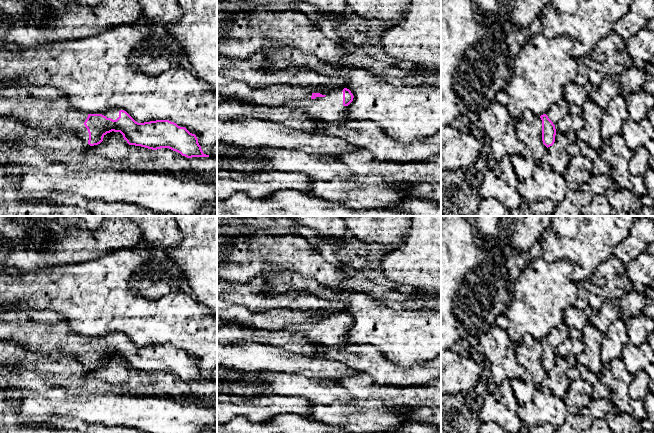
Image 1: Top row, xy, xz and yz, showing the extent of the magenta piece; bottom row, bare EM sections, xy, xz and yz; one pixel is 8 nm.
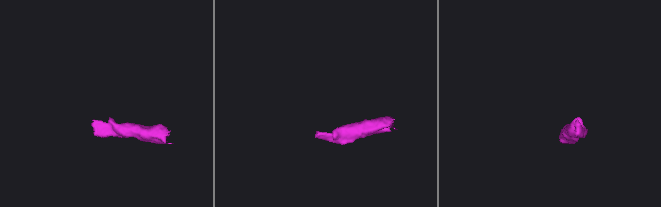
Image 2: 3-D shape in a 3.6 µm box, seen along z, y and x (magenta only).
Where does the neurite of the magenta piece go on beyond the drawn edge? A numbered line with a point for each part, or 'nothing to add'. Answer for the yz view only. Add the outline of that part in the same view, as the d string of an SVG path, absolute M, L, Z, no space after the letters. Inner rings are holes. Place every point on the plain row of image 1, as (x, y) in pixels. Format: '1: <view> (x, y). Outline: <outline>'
nothing to add

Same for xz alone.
1: xz (232, 313). Outline: M217 297L217 321L238 324L261 330L274 330L276 326L287 327L290 324L309 325L312 317L300 310L272 308L254 312L247 307L227 302Z

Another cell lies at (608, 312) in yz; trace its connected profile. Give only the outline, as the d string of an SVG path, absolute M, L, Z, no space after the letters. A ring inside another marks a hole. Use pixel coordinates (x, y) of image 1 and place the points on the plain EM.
M604 299L599 310L589 313L589 321L605 334L609 326L620 317L620 311L616 303L610 299Z

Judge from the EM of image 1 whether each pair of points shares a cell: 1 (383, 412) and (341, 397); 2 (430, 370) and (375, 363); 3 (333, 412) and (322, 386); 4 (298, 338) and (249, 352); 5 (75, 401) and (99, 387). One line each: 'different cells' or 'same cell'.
1: different cells
2: same cell
3: different cells
4: different cells
5: different cells

